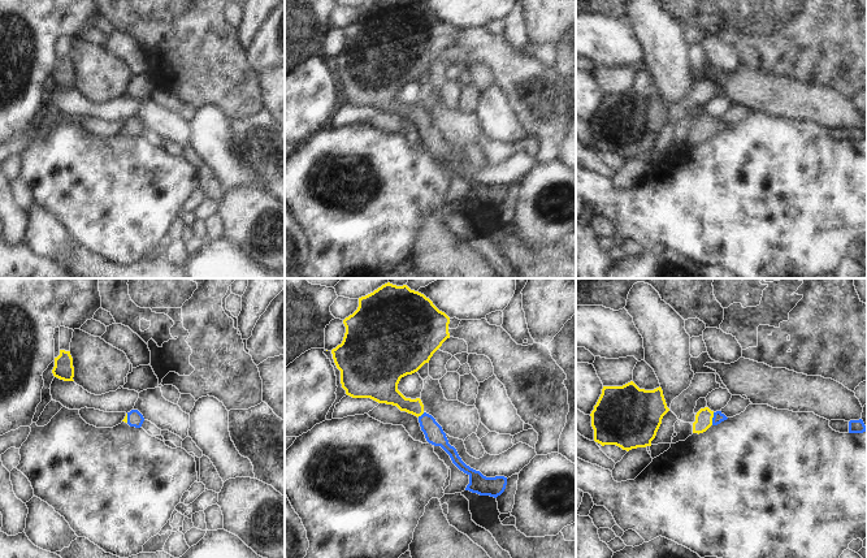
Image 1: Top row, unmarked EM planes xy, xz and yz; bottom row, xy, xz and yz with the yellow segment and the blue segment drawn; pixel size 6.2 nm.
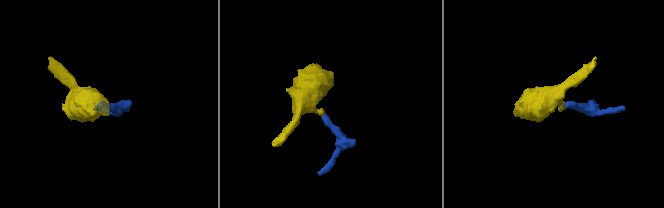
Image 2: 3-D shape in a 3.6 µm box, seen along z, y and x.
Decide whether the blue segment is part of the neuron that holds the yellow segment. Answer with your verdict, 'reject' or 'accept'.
accept

